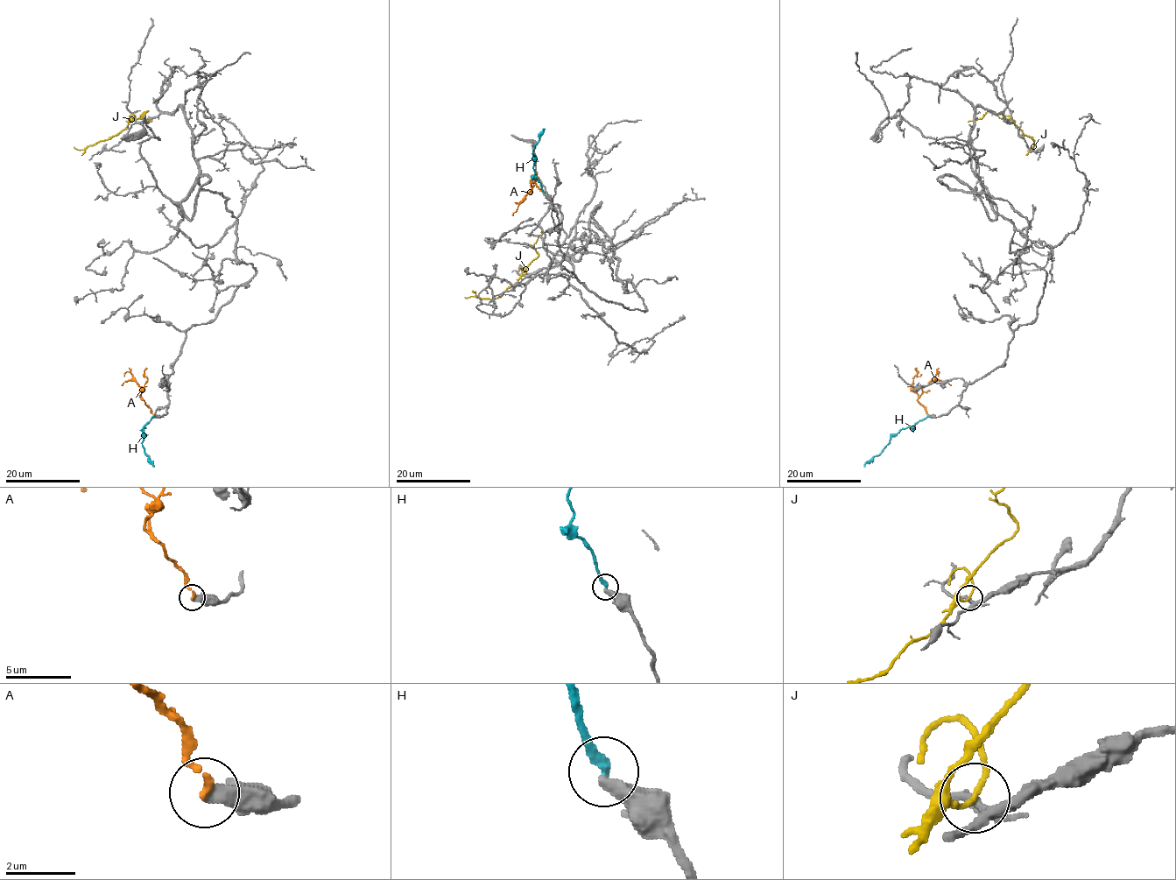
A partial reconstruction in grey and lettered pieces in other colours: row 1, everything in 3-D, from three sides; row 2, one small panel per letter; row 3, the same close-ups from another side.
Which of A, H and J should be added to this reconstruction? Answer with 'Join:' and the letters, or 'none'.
Join: none

